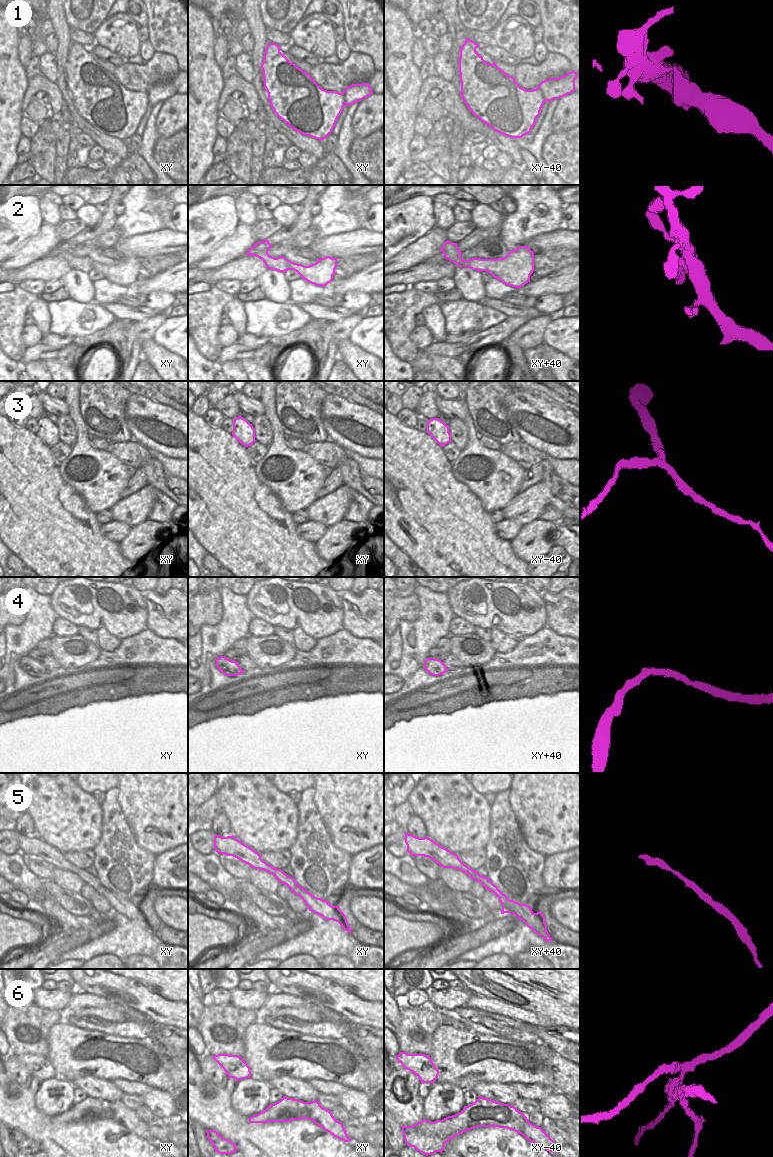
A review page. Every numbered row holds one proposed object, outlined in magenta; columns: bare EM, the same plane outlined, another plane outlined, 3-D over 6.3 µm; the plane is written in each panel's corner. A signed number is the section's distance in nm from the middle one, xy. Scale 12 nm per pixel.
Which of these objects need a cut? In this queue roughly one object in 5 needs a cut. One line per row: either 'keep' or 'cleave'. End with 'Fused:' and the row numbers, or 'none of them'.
1: cleave
2: keep
3: keep
4: keep
5: keep
6: cleave
Fused: 1, 6

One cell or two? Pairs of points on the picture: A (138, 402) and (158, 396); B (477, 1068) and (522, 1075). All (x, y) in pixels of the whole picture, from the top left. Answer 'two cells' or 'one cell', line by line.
A: two cells
B: one cell

